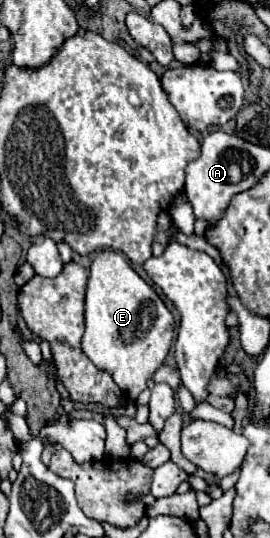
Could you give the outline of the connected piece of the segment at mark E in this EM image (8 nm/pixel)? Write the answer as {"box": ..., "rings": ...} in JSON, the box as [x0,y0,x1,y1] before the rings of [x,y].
{"box":[82,250,174,400],"rings":[[[114,250],[98,252],[90,266],[90,280],[86,286],[86,330],[82,336],[82,352],[92,360],[92,364],[112,376],[118,388],[136,400],[146,388],[146,382],[162,366],[174,338],[174,316],[164,306],[160,296],[130,268],[128,260]]]}

